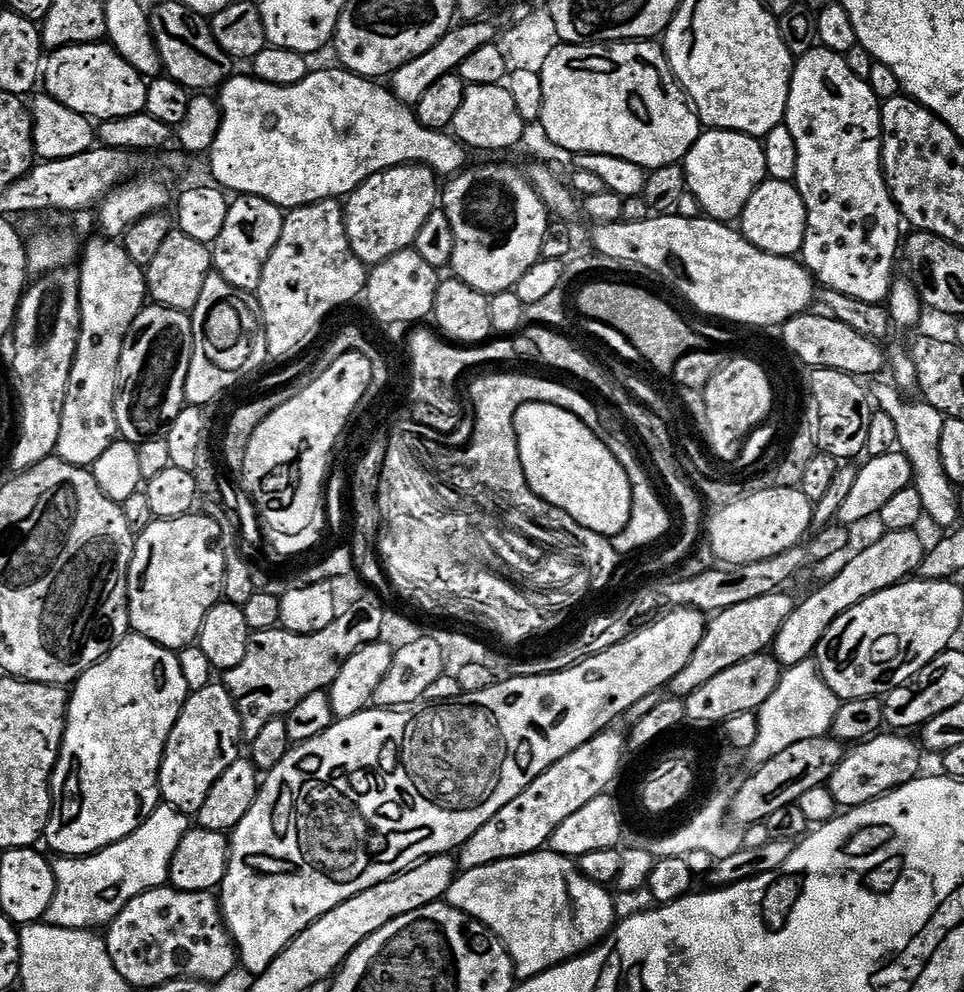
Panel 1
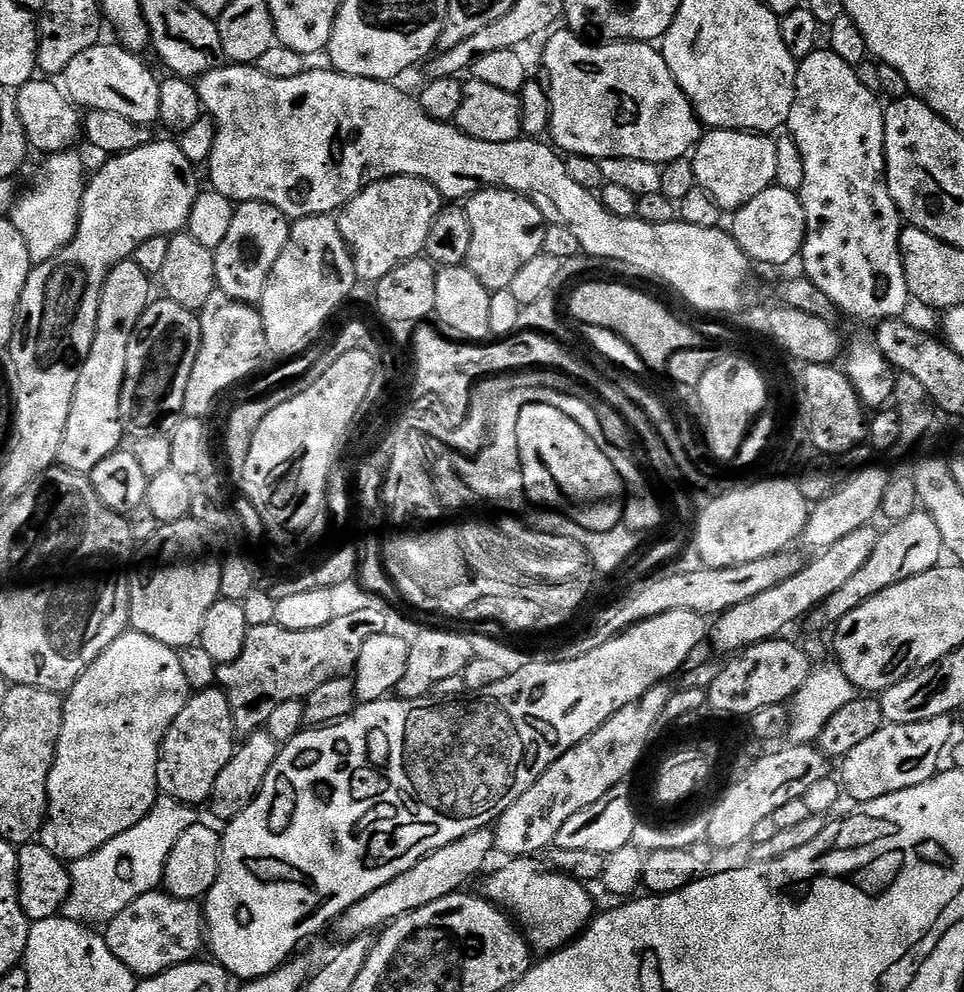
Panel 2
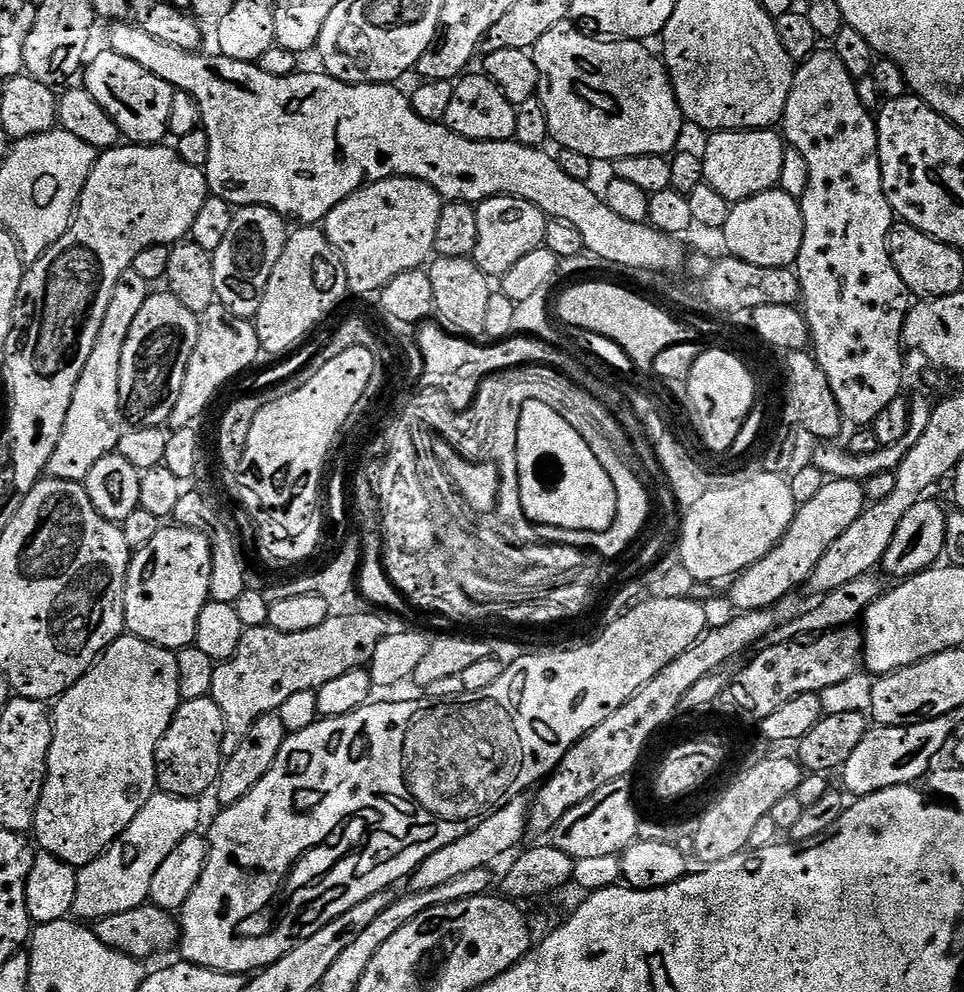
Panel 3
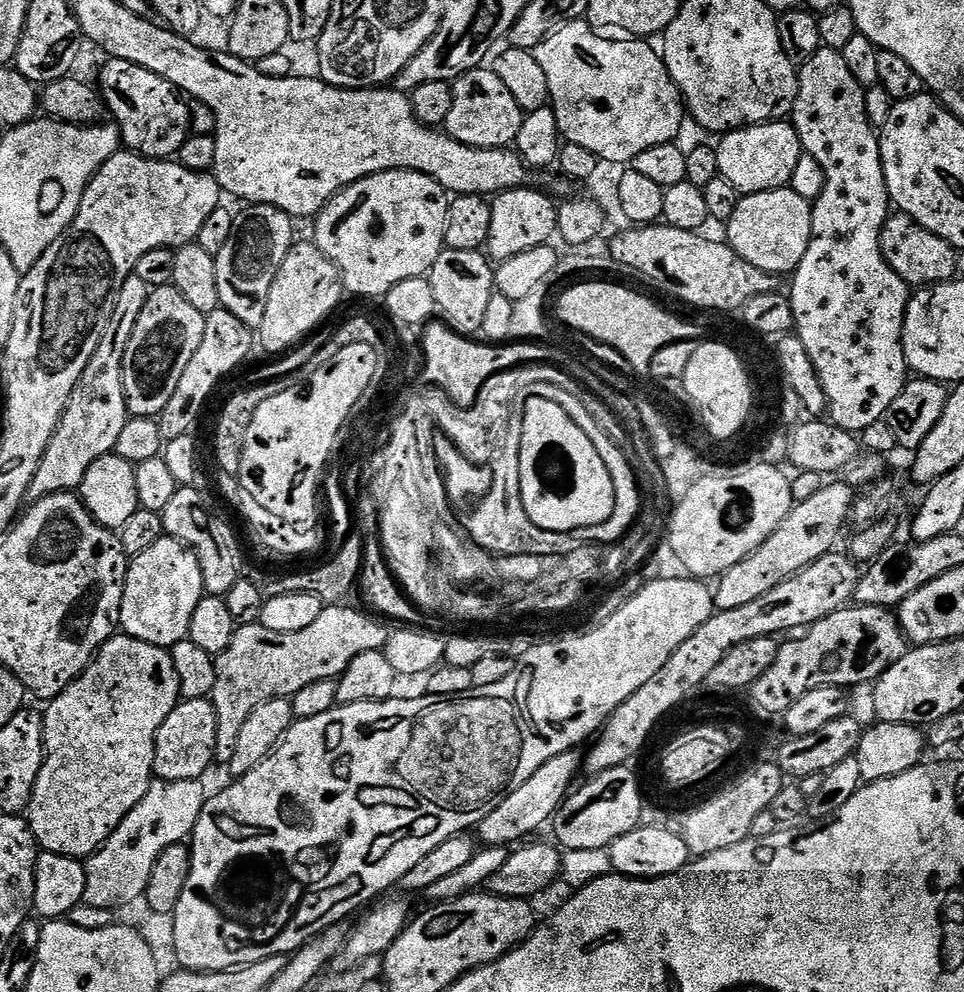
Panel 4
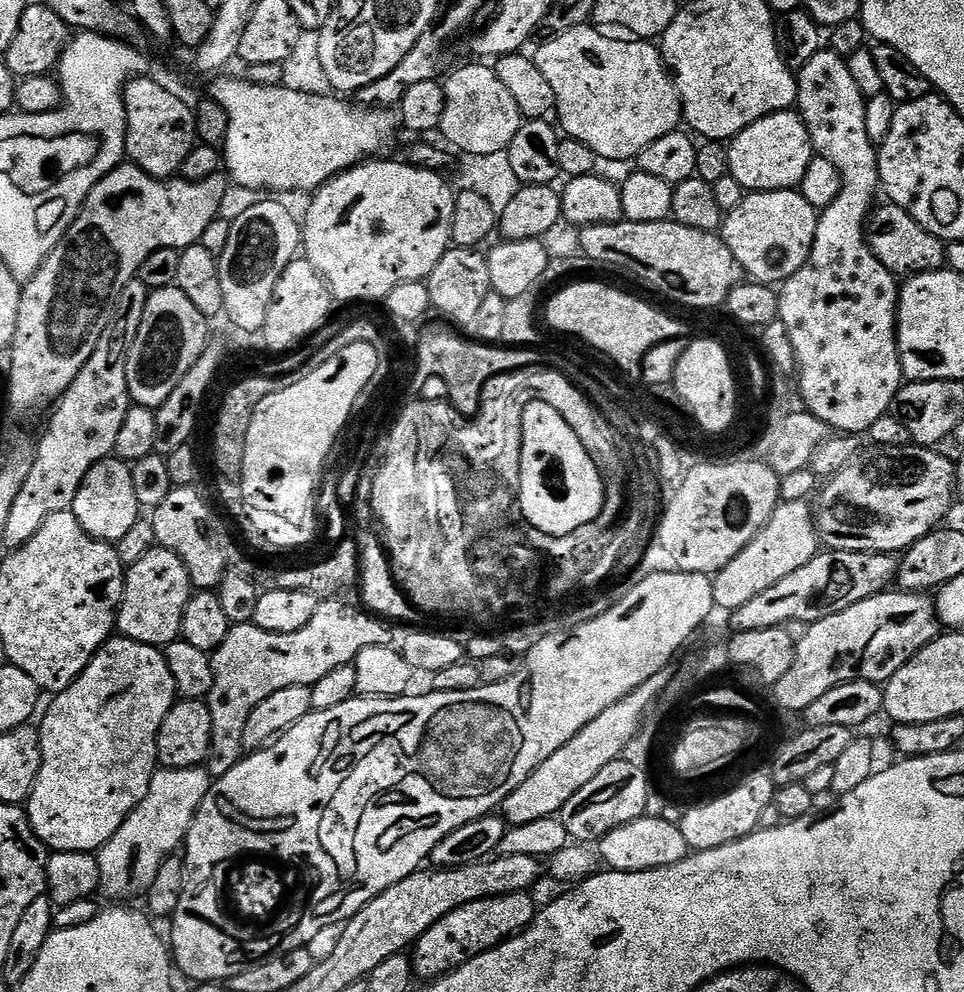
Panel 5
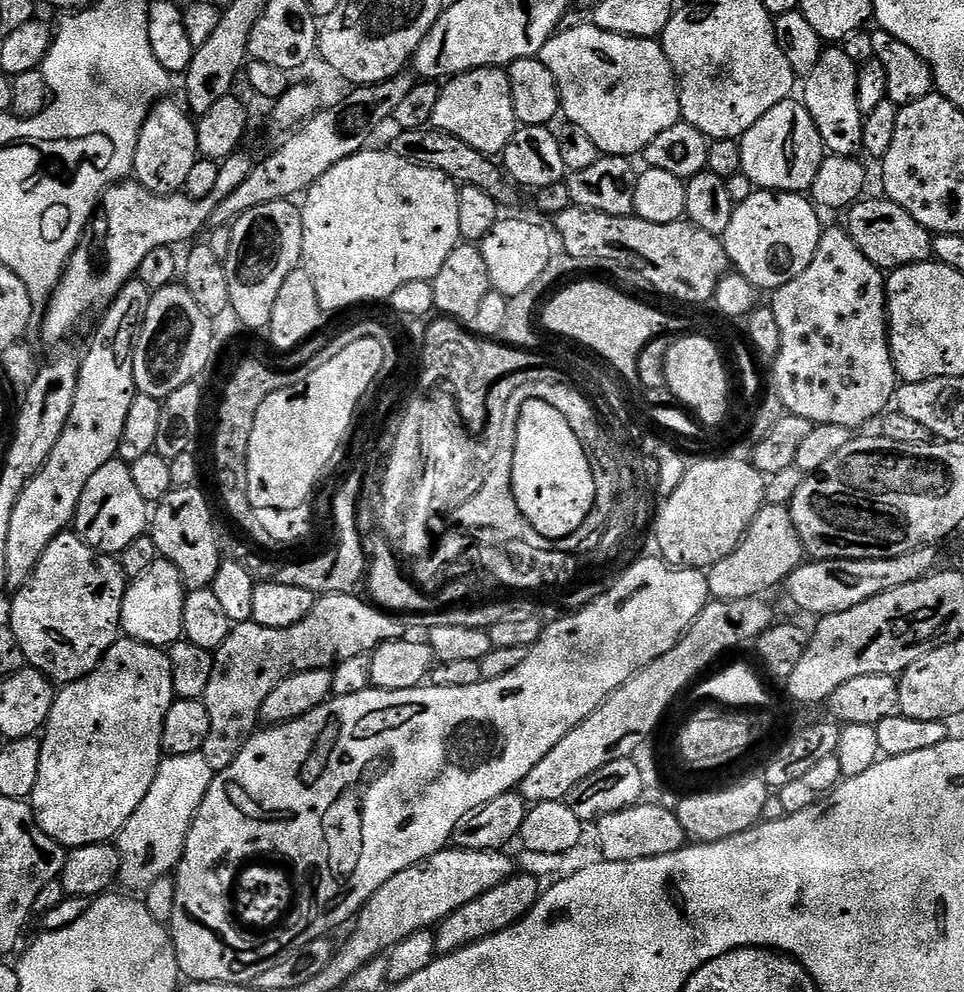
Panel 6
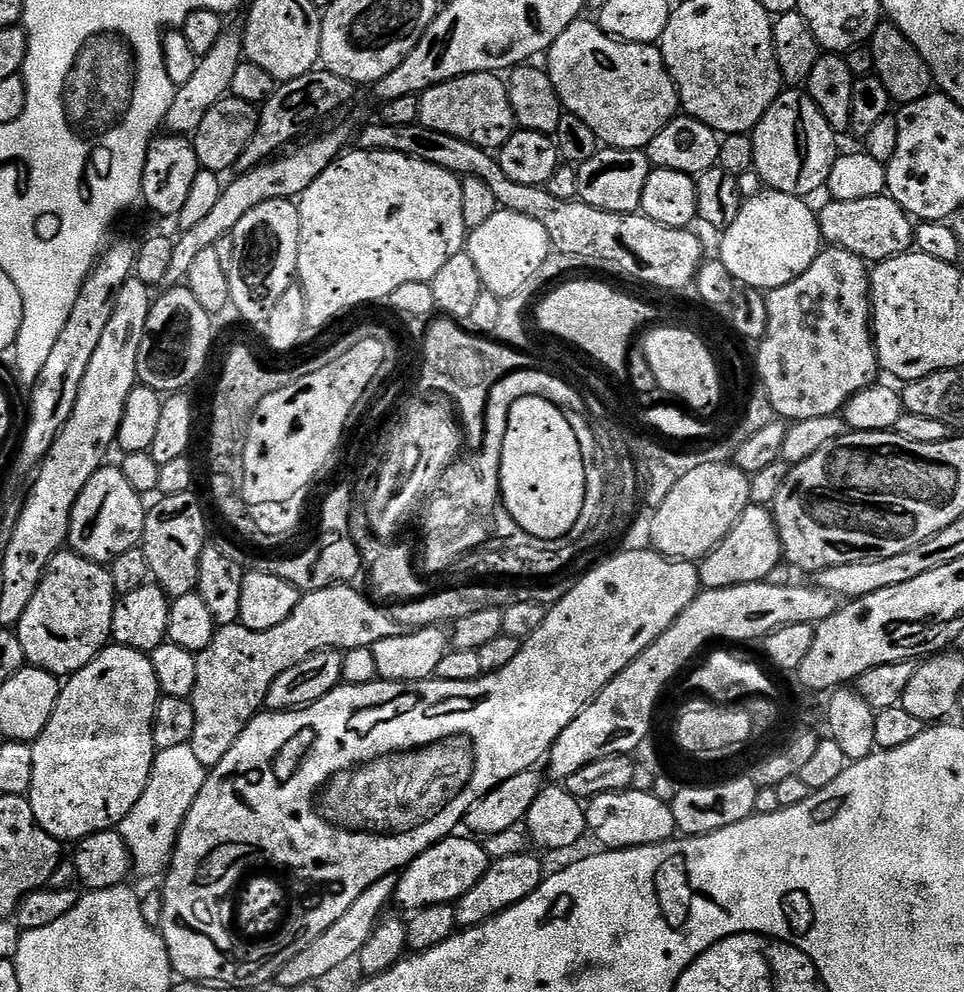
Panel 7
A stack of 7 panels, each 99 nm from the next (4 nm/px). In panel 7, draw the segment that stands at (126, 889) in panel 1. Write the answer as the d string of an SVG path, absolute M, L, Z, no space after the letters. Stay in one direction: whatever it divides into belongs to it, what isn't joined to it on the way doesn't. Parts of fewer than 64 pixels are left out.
M191 744L157 751L142 798L138 798L134 810L130 810L128 817L118 825L118 831L132 856L132 867L137 873L140 871L144 876L159 877L172 863L180 827L184 824L190 806L194 806L194 798L198 798L208 774L209 769L198 762Z

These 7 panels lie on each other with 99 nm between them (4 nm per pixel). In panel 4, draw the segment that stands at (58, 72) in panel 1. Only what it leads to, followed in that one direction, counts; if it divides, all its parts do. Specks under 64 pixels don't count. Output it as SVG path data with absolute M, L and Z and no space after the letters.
M109 59L108 65L100 72L98 91L110 113L111 119L120 129L121 137L126 141L127 151L137 152L151 160L167 160L175 157L182 150L192 131L192 119L188 109L189 101L166 78L154 74L150 70L142 70L134 62L122 62Z

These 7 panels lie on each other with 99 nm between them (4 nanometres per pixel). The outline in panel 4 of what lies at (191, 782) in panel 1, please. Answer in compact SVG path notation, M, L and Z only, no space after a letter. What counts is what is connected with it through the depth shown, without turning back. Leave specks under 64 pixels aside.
M211 699L207 700L181 700L174 710L170 710L170 714L166 718L166 722L162 722L162 726L158 726L158 734L154 742L154 766L152 771L155 779L169 780L170 782L182 782L183 780L200 780L208 772L208 767L213 767L216 758L216 743L218 742L218 714L214 710Z

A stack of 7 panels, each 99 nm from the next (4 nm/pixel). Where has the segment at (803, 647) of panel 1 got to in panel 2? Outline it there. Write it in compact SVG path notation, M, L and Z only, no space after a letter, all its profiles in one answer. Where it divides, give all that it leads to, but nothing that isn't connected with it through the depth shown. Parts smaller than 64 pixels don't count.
M914 511L905 520L889 523L887 527L888 529L880 532L878 542L874 546L874 554L870 554L870 558L866 558L866 564L858 570L858 574L854 574L854 578L850 578L839 590L834 590L834 594L830 594L830 598L826 598L823 604L816 609L814 619L817 620L817 625L835 626L842 618L846 618L846 614L850 614L858 606L862 606L862 602L874 598L874 594L882 594L882 590L890 590L890 586L898 586L898 582L906 582L906 578L926 574L931 568L937 567L941 563L940 556L945 555L942 534L938 534L938 526L934 523L934 518L930 518L928 512Z

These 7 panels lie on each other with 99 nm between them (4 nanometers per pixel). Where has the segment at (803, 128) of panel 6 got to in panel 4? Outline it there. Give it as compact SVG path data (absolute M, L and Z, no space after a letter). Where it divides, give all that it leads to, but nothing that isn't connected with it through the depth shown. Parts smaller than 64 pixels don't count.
M773 120L770 124L750 124L723 133L715 145L719 179L725 180L741 197L789 187L798 158L802 154L800 139L791 123Z

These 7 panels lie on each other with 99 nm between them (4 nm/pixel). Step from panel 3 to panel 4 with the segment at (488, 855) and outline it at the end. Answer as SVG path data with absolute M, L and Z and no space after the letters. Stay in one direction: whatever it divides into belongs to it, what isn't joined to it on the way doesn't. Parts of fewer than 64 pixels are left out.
M576 750L550 758L546 766L534 770L532 777L522 782L522 786L518 786L514 794L507 796L498 807L490 810L490 814L486 814L486 818L482 818L478 826L479 839L488 846L516 846L532 838L527 836L534 835L547 820L549 823L555 817L560 805L573 791L572 779L575 778L576 771L579 773L581 768L582 756Z

